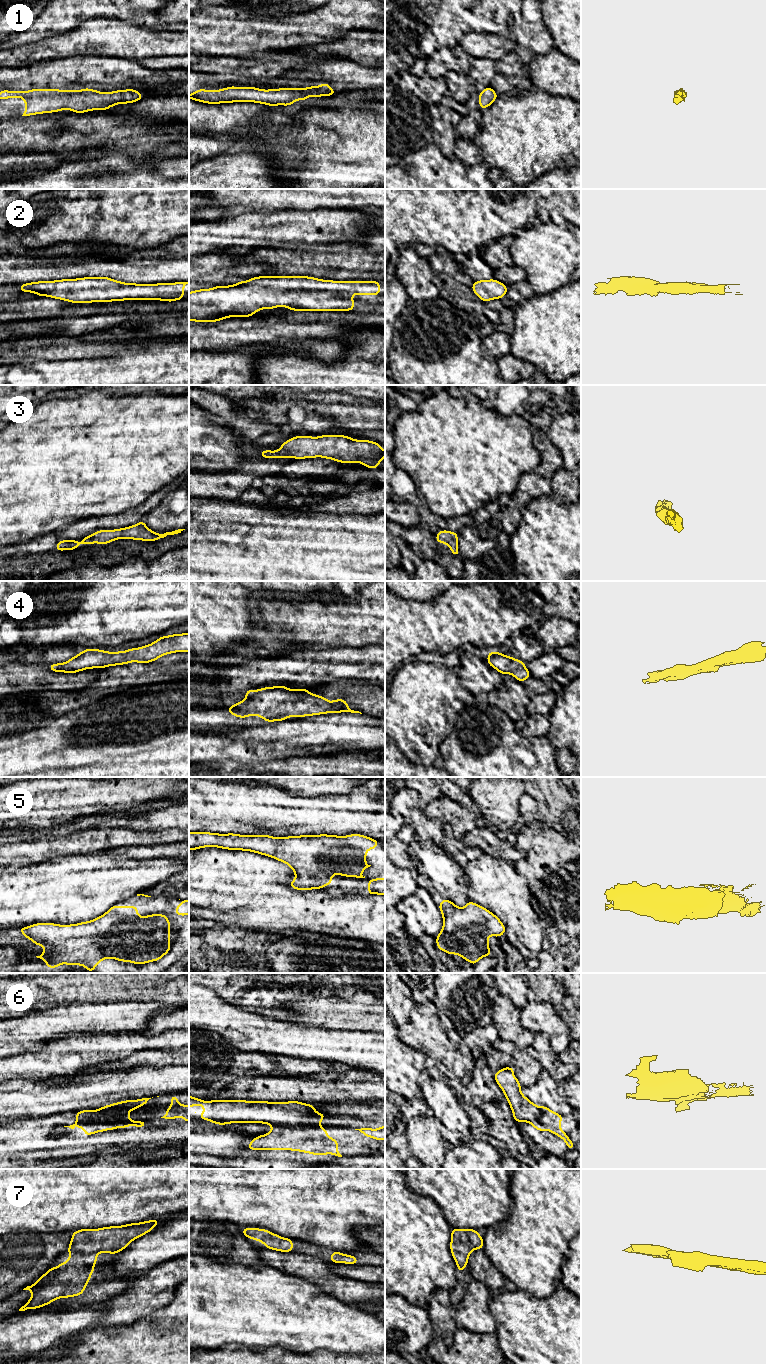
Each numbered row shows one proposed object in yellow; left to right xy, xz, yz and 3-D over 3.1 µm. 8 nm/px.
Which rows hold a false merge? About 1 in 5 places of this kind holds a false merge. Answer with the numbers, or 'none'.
6

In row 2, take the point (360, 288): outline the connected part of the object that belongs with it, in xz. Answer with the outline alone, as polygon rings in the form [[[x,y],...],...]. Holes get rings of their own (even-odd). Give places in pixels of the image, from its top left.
[[[258,276],[235,285],[189,292],[189,321],[251,317],[262,309],[355,310],[352,294],[381,295],[380,281],[333,281],[308,276]]]

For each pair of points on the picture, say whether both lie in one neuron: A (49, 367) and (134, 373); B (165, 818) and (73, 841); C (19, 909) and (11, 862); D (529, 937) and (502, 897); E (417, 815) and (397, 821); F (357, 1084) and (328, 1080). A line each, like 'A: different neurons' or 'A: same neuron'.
A: same neuron
B: different neurons
C: different neurons
D: same neuron
E: different neurons
F: same neuron

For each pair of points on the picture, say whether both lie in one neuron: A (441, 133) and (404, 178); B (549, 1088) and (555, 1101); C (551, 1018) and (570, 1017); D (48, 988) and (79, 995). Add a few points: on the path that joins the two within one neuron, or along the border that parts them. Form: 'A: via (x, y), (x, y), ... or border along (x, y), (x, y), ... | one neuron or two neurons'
A: border along (433, 142), (450, 158) | two neurons
B: via (550, 1091), (550, 1095), (553, 1098) | one neuron
C: border along (558, 1012), (568, 1027), (570, 1038) | two neurons
D: via (56, 990), (71, 990) | one neuron

